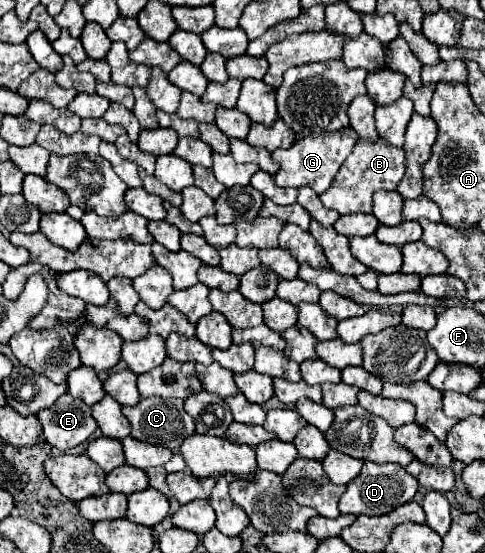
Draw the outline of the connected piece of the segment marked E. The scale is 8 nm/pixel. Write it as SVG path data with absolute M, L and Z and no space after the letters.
M65 394L51 408L39 412L37 418L43 426L43 438L59 450L67 450L89 440L97 430L91 408L71 394Z

